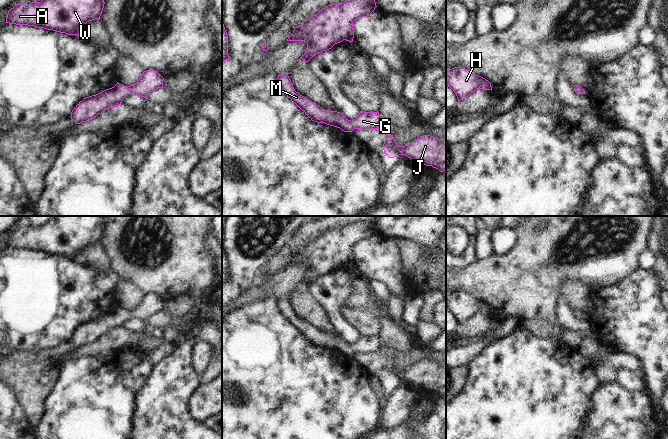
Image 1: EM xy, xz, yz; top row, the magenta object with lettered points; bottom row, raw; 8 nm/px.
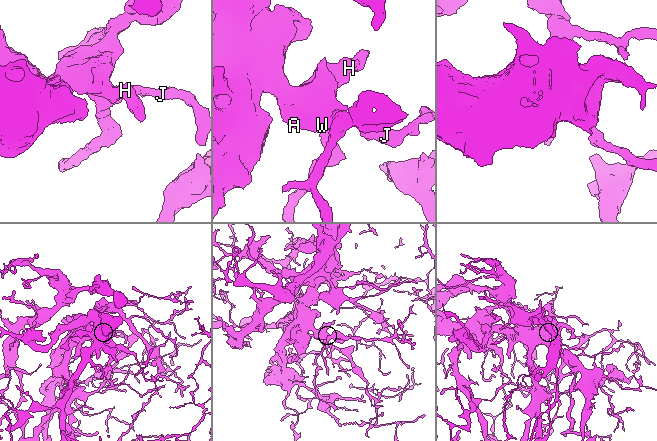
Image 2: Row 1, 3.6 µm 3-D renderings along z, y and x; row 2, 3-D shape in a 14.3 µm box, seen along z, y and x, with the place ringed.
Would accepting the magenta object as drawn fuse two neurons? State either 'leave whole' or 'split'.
leave whole

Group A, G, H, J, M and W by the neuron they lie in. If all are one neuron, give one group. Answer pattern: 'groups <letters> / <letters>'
groups A G H J M W

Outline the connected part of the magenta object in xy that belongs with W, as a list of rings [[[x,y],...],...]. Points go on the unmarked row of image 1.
[[[56,216],[41,226],[16,228],[8,235],[6,247],[28,249],[68,259],[81,259],[83,250],[99,243],[104,232],[105,216]]]

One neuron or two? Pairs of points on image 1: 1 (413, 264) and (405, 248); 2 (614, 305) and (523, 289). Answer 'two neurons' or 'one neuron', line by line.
1: one neuron
2: two neurons

